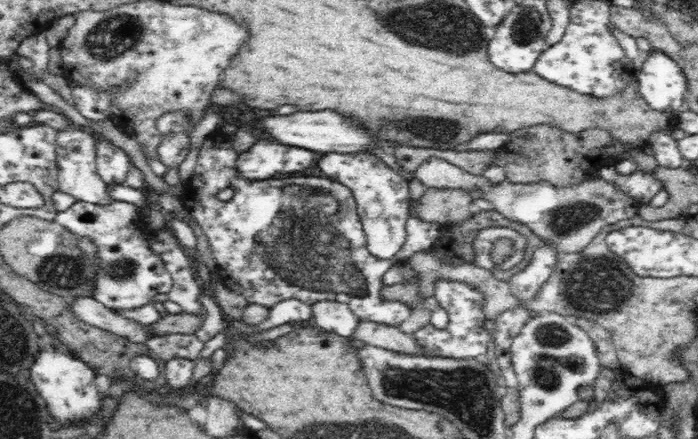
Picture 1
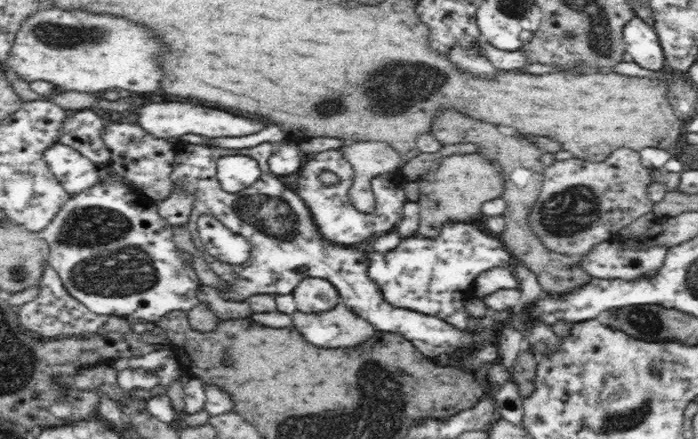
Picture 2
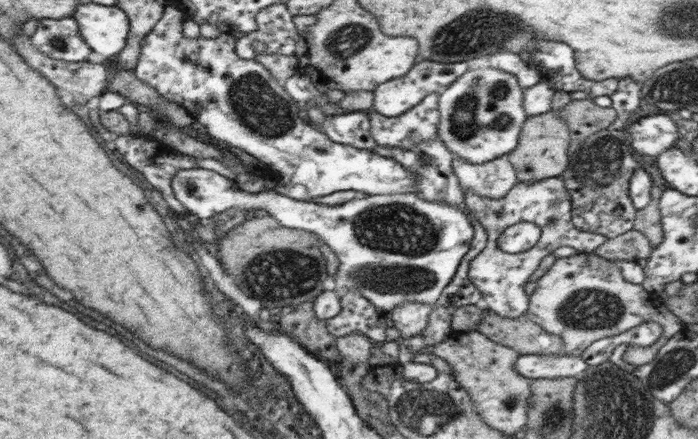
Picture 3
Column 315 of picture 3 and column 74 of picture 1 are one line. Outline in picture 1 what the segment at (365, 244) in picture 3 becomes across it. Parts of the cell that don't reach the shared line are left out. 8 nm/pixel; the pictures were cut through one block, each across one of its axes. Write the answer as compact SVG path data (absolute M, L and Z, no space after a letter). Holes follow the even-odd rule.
M110 196L110 199L112 199L112 202L110 202L110 204L106 204L106 206L101 206L101 204L90 204L90 203L88 203L88 202L84 202L84 201L76 201L76 202L75 202L75 203L74 203L74 204L72 204L72 206L70 206L70 208L67 208L67 209L64 209L64 212L60 212L60 211L58 211L58 212L57 212L57 215L56 215L56 218L55 218L55 221L56 221L56 222L57 222L57 223L58 223L58 224L60 224L60 225L62 225L62 226L64 226L64 228L67 228L67 229L68 229L68 230L69 230L69 231L70 231L70 232L72 232L72 234L74 234L74 235L78 235L78 236L80 236L80 237L82 237L82 236L88 236L88 238L90 238L90 239L91 239L91 240L92 240L92 241L93 241L93 243L95 243L95 245L96 245L96 248L97 248L97 251L96 251L96 253L95 253L95 256L96 256L96 259L98 259L98 265L100 265L100 268L98 268L98 270L96 270L96 274L94 274L94 290L92 290L92 296L93 296L93 297L94 297L94 298L95 298L95 299L96 299L96 300L97 300L97 301L98 301L98 302L100 302L100 303L102 303L102 304L103 304L103 305L106 305L106 306L107 306L107 307L108 307L108 308L111 308L111 309L112 309L112 308L115 308L115 310L132 310L132 308L140 308L140 306L144 306L144 304L148 304L148 303L153 303L153 301L152 301L152 298L154 298L154 296L156 296L156 294L166 294L166 293L167 293L167 292L168 292L168 291L169 291L169 290L170 290L170 289L171 289L171 286L172 286L172 277L171 277L171 276L170 276L170 273L169 273L169 272L168 272L168 271L167 271L167 269L166 269L166 268L165 268L165 264L164 264L164 263L163 263L163 262L162 262L162 259L161 259L161 258L160 258L160 257L159 257L159 256L158 256L158 255L157 255L157 252L154 252L154 251L153 251L153 250L152 250L152 249L151 249L151 245L150 245L150 236L151 236L151 230L150 230L150 229L149 229L149 228L148 228L148 227L147 227L147 226L145 226L145 223L144 223L144 222L143 222L143 219L142 219L142 216L141 216L141 215L140 215L140 208L139 208L139 207L138 207L138 206L136 206L136 205L135 205L135 204L134 204L134 203L131 203L131 202L124 202L124 201L122 201L122 200L113 200L113 198L111 198L111 196Z

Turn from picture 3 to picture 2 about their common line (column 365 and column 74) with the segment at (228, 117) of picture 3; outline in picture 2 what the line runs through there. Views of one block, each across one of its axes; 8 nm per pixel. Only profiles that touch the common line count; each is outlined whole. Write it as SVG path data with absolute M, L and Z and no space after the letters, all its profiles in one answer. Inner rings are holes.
M53 144L43 154L49 170L69 195L75 195L97 183L98 164L65 144Z

